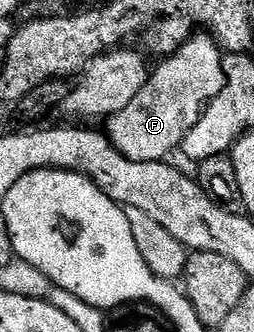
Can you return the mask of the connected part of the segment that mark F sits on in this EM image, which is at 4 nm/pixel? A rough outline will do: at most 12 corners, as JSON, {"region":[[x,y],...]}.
{"region":[[195,33],[105,123],[137,162],[169,159],[226,87],[223,47]]}

